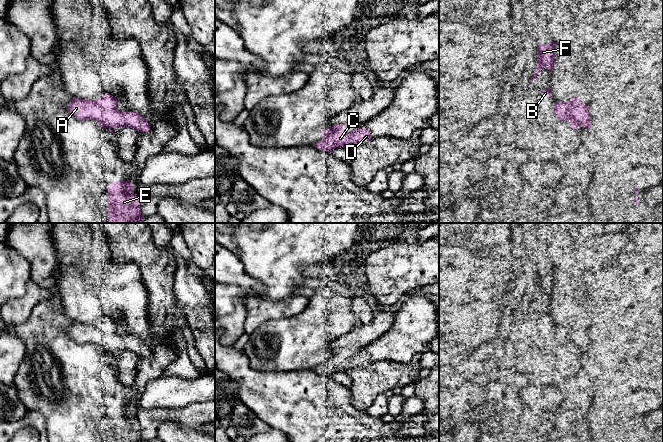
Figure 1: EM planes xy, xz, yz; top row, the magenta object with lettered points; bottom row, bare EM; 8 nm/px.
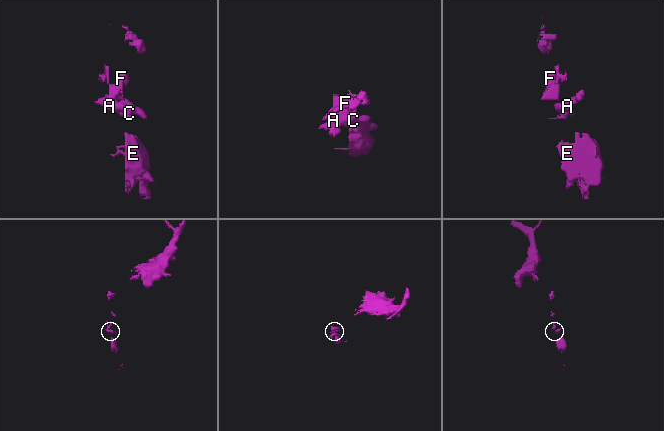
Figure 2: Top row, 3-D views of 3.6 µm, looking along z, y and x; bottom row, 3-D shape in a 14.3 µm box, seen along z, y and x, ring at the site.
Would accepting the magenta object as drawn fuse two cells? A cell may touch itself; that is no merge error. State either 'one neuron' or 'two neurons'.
two neurons

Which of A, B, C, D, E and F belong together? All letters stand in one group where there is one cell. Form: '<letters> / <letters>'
A C D / B E F

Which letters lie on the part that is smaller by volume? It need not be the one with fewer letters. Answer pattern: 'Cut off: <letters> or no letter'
Cut off: A, C, D

